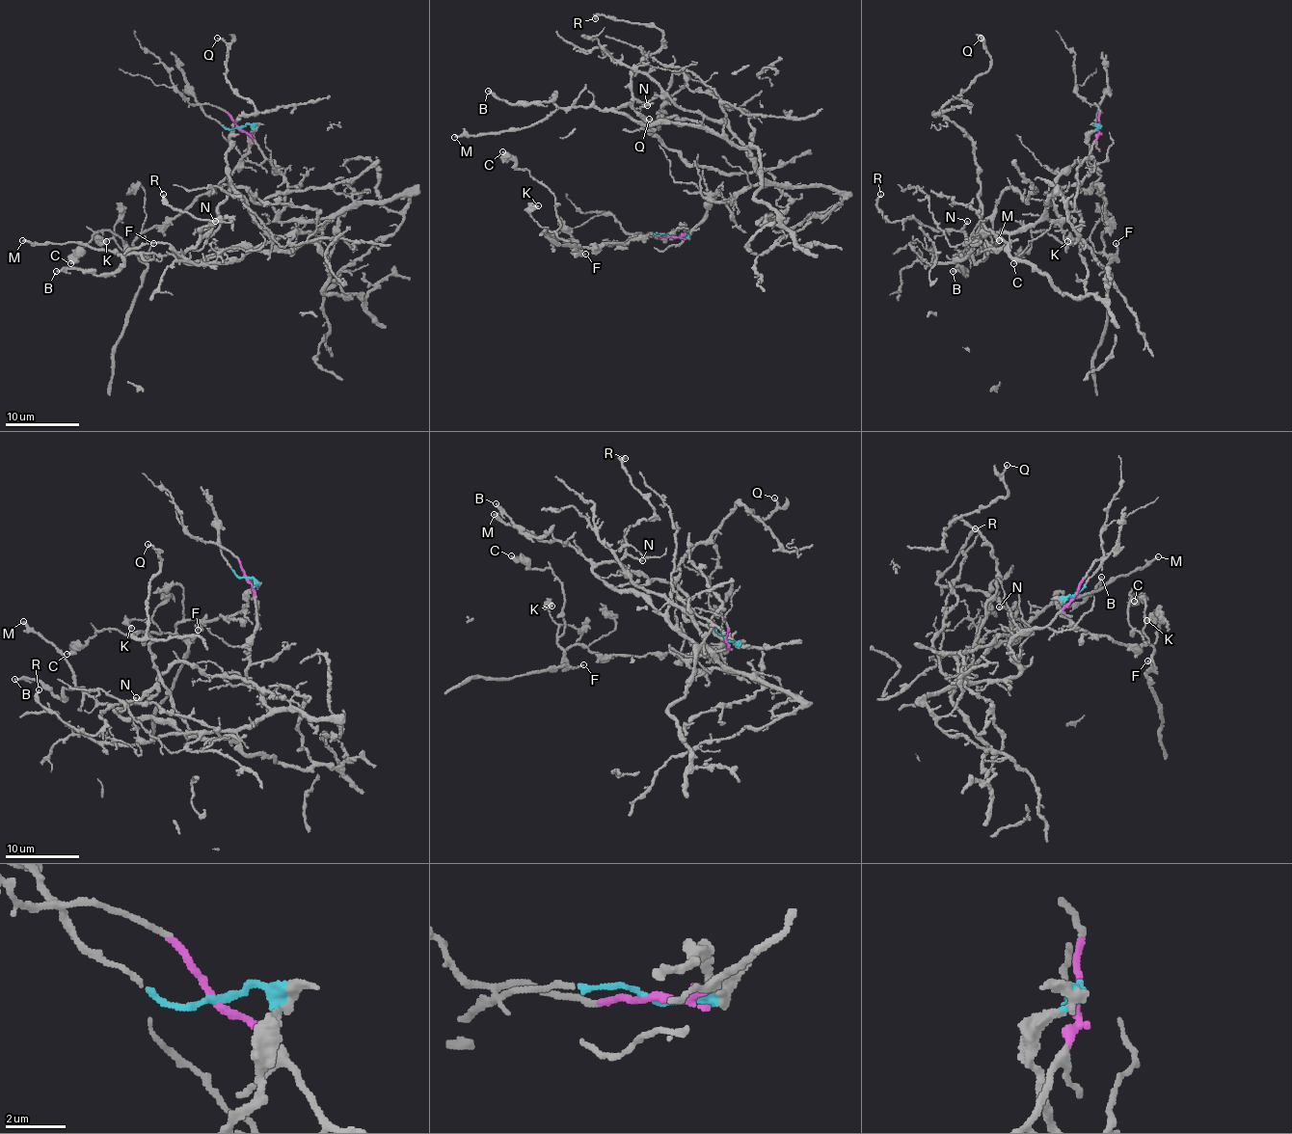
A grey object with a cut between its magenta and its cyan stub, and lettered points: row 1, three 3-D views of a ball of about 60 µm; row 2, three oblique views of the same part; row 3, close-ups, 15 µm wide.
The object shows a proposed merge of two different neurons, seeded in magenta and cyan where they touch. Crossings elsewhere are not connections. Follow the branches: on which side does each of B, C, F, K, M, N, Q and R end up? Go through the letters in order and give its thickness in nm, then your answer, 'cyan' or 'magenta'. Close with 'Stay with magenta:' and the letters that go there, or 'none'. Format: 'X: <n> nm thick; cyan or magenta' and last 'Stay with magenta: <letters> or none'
B: 280 nm thick; magenta
C: 360 nm thick; cyan
F: 140 nm thick; cyan
K: 320 nm thick; cyan
M: 240 nm thick; magenta
N: 180 nm thick; magenta
Q: 160 nm thick; magenta
R: 280 nm thick; magenta
Stay with magenta: B, M, N, Q, R

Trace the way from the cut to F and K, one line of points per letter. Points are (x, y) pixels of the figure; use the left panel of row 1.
F: (238, 127), (251, 125), (249, 151), (175, 216), (149, 227), (135, 240), (133, 251), (145, 255), (153, 244)
K: (238, 127), (251, 125), (249, 151), (227, 175), (149, 227), (133, 249), (106, 242)

